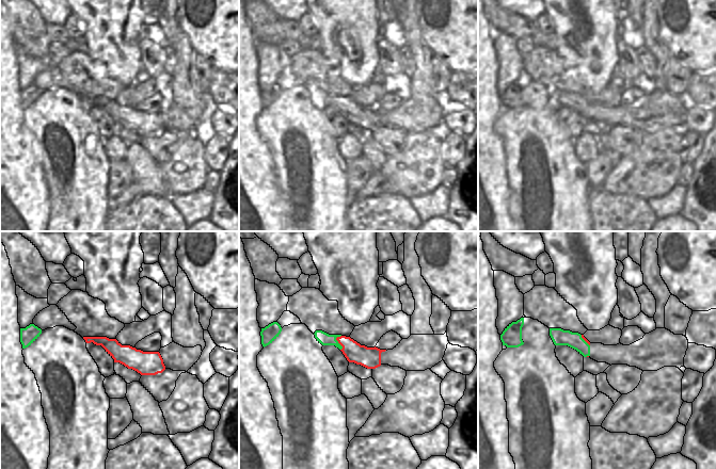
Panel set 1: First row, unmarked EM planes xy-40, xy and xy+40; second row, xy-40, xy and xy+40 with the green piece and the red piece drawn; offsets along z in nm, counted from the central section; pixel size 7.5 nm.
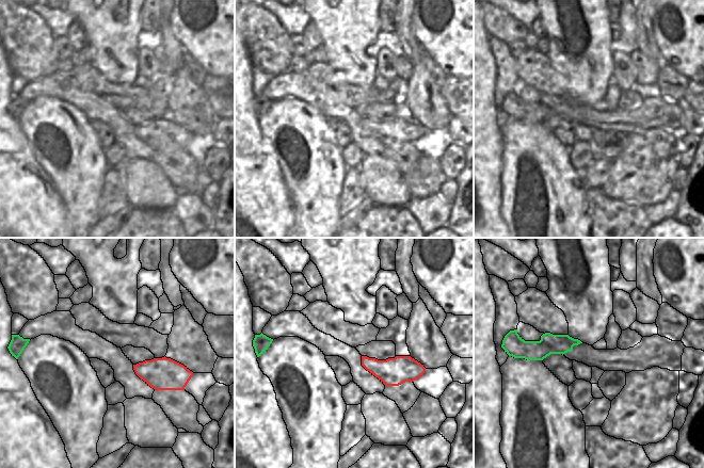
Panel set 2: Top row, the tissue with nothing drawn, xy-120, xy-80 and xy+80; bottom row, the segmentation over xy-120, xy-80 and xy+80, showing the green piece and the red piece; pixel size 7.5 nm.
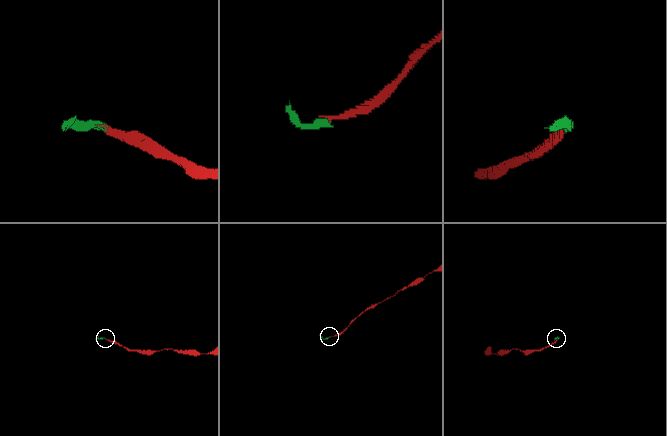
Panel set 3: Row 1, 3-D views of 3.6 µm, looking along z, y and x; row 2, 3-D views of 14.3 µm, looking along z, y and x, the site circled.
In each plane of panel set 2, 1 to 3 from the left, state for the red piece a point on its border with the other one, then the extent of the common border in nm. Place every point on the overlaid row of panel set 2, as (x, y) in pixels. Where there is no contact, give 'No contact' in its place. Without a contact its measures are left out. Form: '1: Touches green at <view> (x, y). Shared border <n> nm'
1: No contact
2: No contact
3: No contact.

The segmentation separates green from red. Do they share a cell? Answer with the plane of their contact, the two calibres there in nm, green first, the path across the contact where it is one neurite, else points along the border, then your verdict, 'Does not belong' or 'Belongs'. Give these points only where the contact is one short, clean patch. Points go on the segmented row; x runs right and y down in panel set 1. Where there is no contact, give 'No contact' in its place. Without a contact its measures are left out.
Touches green in xy. Thickness 90 nm (green) against 150 nm. Boundary: xy (340, 335), (336, 338), (341, 346), (340, 350). Does not belong.

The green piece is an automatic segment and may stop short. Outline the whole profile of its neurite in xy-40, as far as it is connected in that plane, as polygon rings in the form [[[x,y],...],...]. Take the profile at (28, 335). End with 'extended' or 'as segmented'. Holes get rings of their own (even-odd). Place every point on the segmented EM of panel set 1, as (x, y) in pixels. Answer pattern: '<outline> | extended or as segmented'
[[[30,324],[26,328],[20,328],[20,342],[22,344],[22,349],[31,345],[42,334],[42,329],[35,326],[34,324]]] | as segmented

